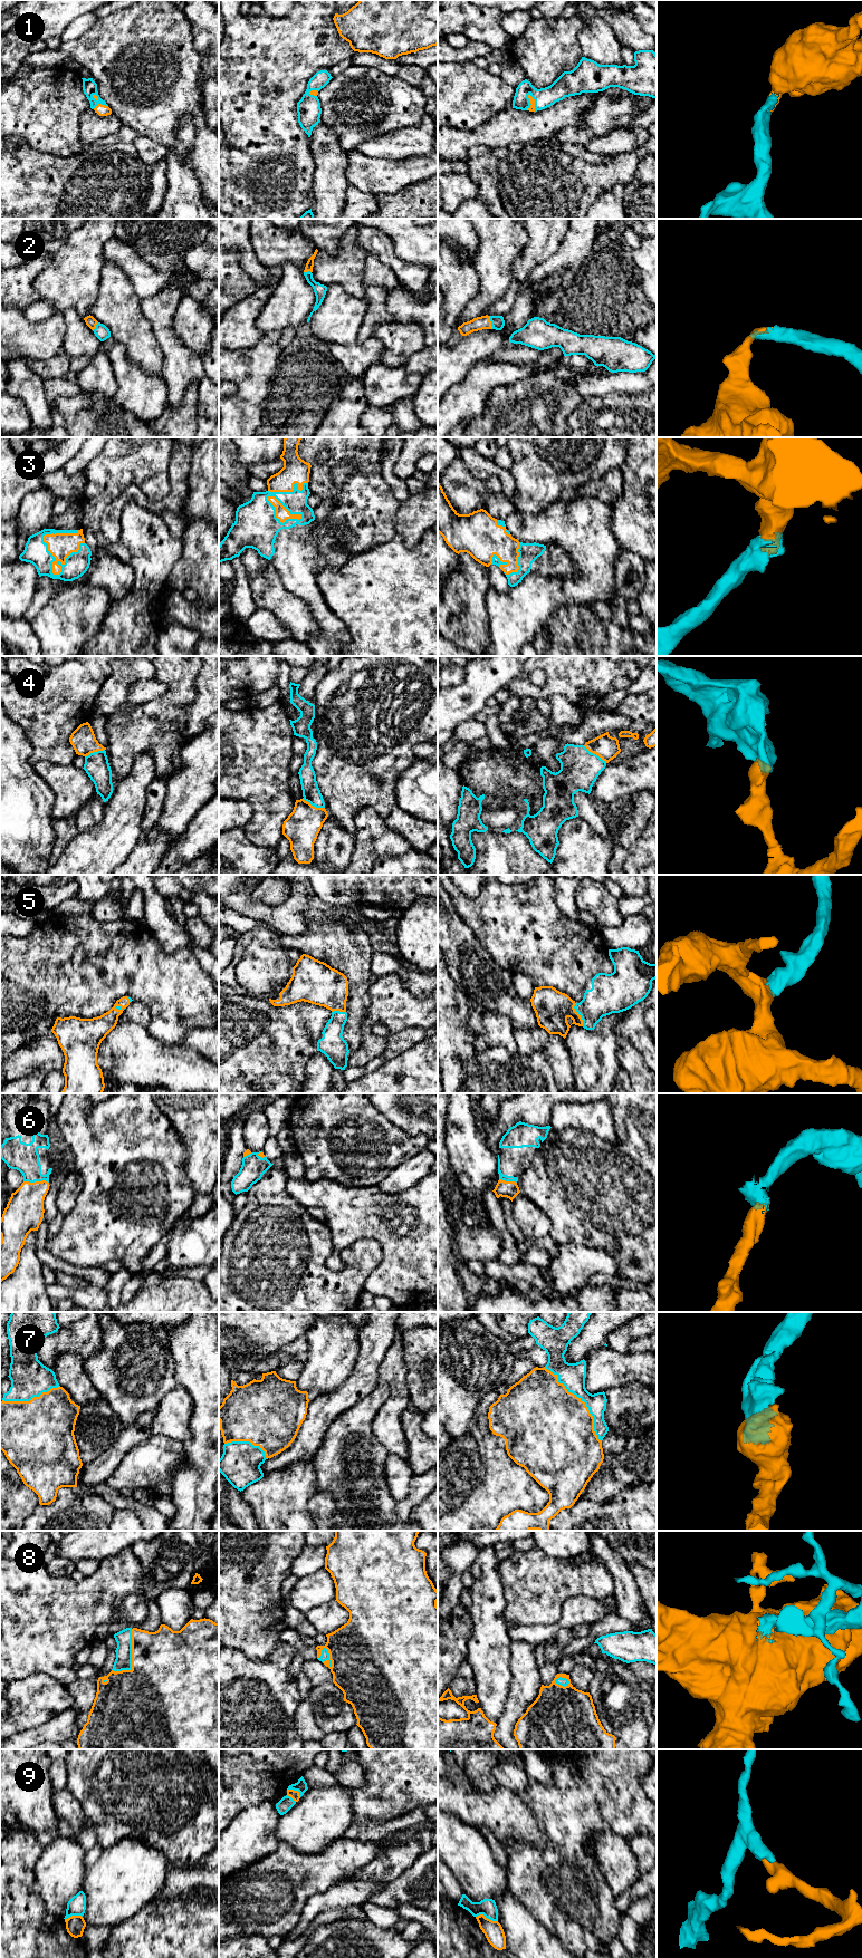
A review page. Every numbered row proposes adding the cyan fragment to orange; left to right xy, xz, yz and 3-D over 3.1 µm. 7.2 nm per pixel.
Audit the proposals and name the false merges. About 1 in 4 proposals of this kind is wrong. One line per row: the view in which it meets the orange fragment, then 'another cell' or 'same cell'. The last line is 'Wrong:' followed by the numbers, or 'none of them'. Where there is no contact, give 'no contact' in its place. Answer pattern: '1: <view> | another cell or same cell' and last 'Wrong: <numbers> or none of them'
1: yz | same cell
2: yz | same cell
3: xy | same cell
4: yz | another cell
5: yz | same cell
6: xy | same cell
7: yz | same cell
8: xy | same cell
9: yz | another cell
Wrong: 4, 9

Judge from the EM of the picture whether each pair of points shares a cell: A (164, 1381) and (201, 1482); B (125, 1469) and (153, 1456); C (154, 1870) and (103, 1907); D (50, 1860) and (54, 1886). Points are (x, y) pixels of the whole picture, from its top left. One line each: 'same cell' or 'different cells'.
A: different cells
B: same cell
C: same cell
D: same cell

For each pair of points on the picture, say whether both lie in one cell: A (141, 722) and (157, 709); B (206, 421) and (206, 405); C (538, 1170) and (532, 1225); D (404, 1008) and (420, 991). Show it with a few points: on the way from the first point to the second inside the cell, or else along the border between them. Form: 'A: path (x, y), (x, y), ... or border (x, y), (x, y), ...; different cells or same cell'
A: path (145, 719), (153, 713); same cell
B: path (206, 417), (206, 408); same cell
C: border (520, 1192), (546, 1215), (551, 1223); different cells
D: border (399, 976), (402, 984), (415, 996), (425, 997); different cells

